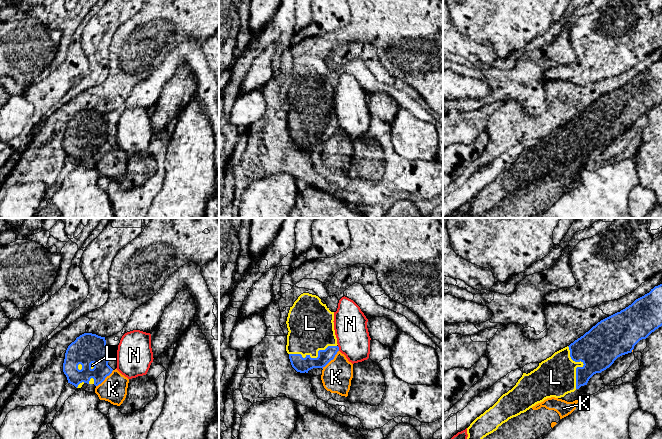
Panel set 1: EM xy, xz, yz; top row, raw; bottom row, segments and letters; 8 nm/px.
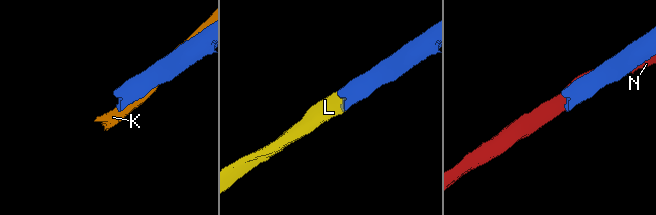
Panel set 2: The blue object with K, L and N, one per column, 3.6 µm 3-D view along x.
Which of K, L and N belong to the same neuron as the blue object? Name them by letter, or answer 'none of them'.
L

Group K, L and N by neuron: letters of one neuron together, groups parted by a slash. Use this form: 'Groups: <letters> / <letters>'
Groups: K / L / N

